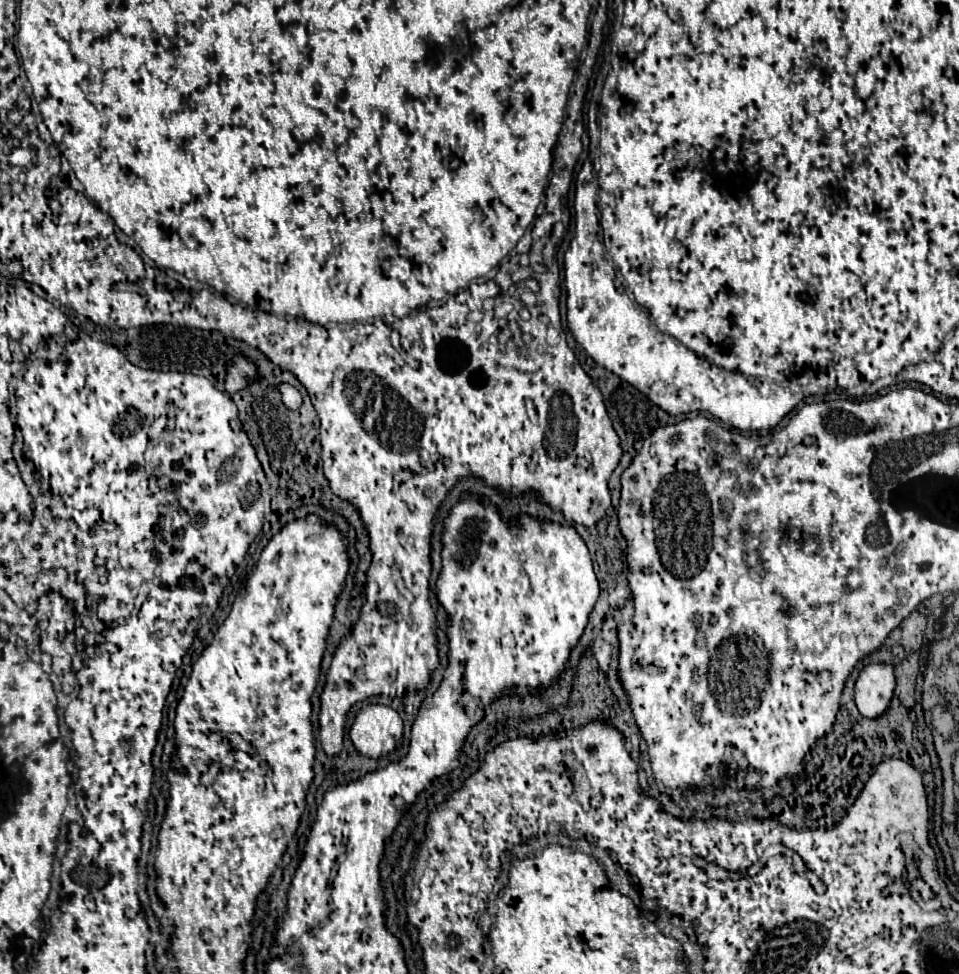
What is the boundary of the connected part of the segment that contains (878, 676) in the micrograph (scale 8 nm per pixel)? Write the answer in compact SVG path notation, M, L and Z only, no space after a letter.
M886 664L866 666L856 680L856 706L864 718L880 718L886 714L896 690L894 668Z

